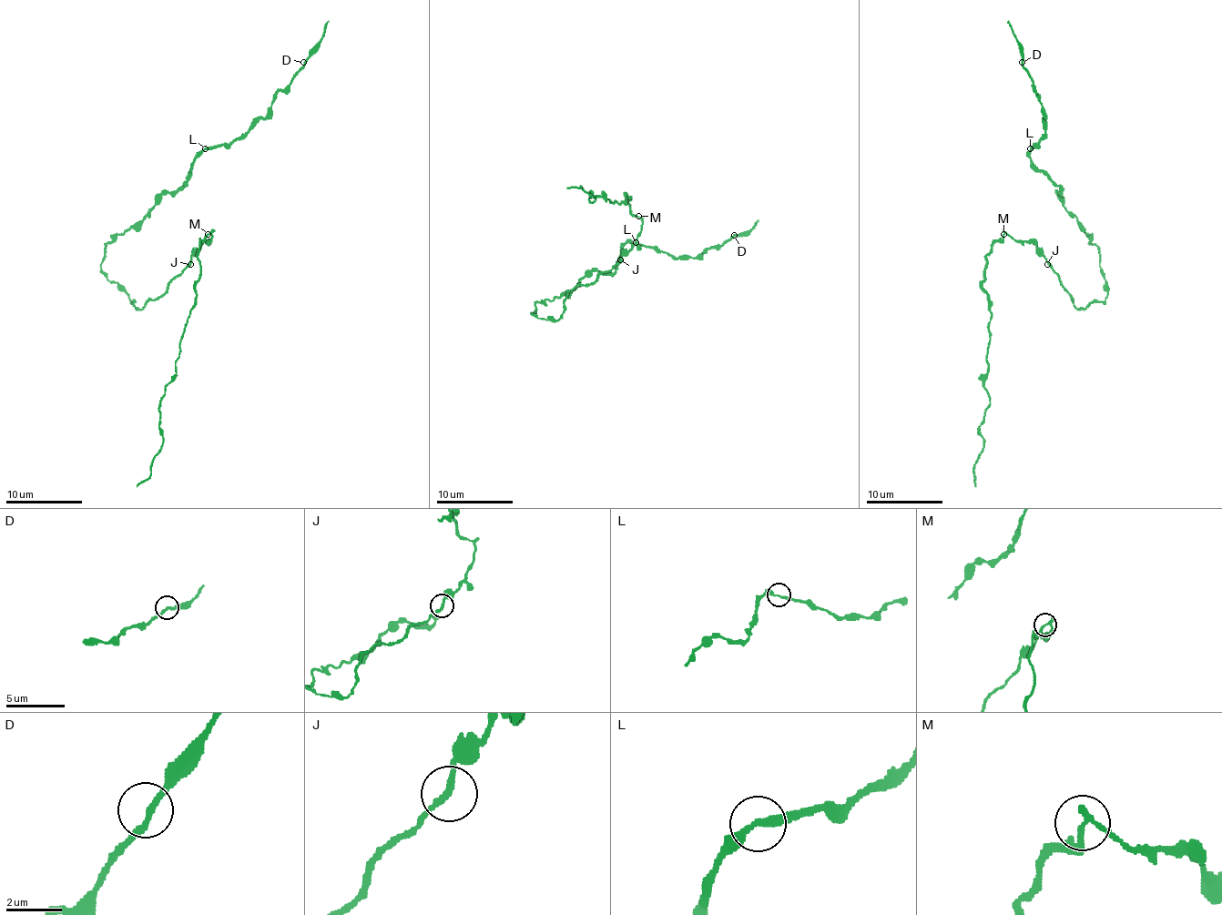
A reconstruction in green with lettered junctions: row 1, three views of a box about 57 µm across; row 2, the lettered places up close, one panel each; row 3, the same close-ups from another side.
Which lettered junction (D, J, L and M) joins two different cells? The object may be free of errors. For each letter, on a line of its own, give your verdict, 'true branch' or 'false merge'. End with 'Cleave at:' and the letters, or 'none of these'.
D: true branch
J: true branch
L: true branch
M: false merge
Cleave at: M

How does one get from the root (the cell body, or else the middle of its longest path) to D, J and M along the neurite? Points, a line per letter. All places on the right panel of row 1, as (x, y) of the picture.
D: (1091, 302), (1106, 297), (1099, 249), (1063, 205), (1061, 188), (1030, 157), (1045, 134), (1045, 116), (1022, 62)
J: (1091, 302), (1078, 309), (1059, 276), (1047, 264)
M: (1091, 302), (1078, 309), (1047, 259), (1032, 243), (1020, 243), (1003, 233)

